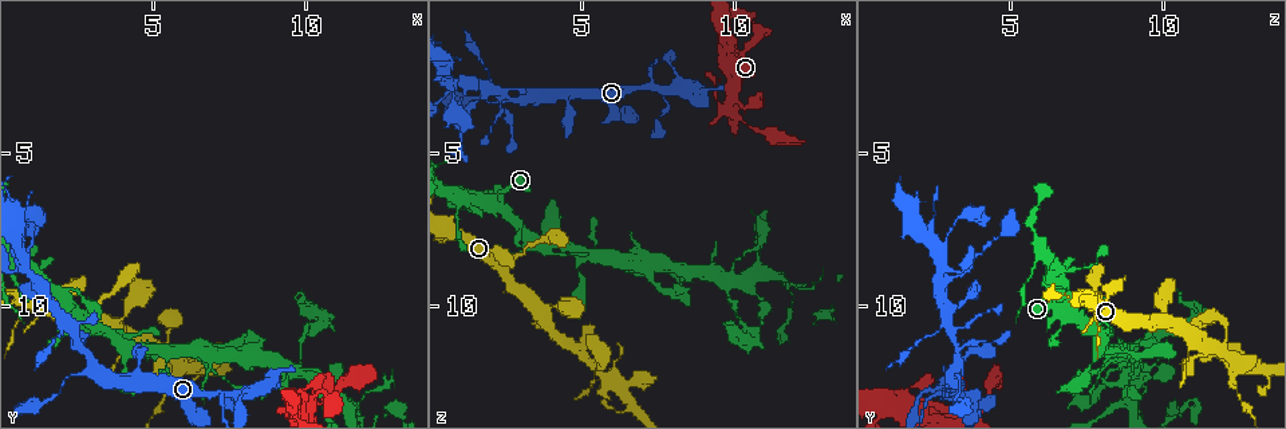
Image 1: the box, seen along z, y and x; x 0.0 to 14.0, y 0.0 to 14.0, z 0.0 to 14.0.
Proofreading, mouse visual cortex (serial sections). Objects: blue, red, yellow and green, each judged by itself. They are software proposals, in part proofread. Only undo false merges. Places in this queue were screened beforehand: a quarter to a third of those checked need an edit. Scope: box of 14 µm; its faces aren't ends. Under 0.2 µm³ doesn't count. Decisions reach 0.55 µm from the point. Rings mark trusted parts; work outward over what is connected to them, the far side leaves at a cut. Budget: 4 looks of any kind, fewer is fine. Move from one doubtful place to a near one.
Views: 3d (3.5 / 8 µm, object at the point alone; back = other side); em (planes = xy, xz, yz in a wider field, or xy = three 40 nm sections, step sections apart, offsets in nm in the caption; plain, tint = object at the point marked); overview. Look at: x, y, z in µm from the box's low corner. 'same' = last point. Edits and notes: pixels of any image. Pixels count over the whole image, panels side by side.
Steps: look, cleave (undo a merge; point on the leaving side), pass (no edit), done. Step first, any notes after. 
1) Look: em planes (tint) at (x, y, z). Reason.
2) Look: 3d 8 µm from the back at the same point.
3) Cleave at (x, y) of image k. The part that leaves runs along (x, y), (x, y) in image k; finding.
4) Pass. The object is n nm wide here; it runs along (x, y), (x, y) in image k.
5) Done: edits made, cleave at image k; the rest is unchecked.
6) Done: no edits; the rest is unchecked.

Look: em xy step 5 (tint) at (7.1, 12.8, 2.8). Sudden change in width.

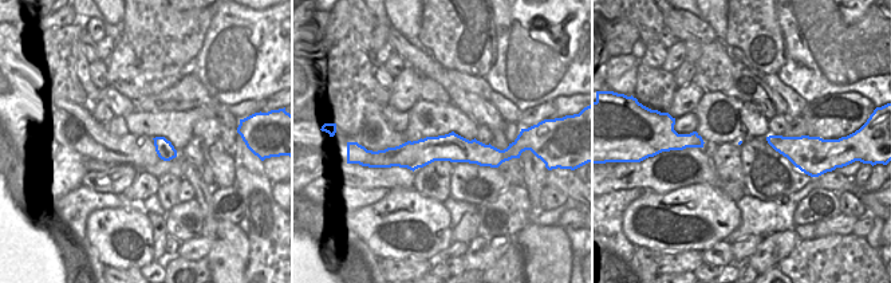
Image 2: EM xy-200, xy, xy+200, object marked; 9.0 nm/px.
Look: 3d 3.5 µm at the same point.

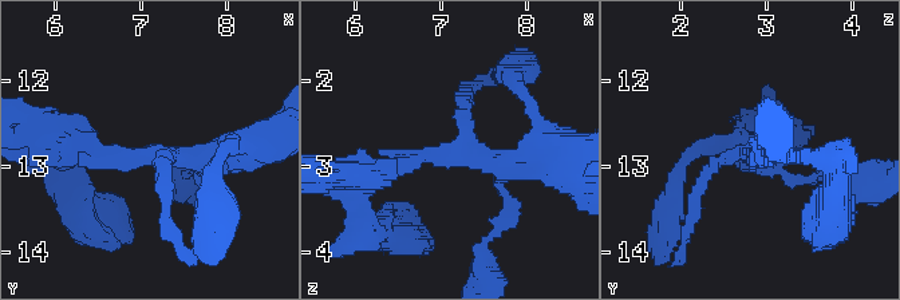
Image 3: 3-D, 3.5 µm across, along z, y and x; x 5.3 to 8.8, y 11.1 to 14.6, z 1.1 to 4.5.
Pass. The arms are 150, 250, 300 nm wide; it runs along (354, 172), (539, 152) in image 3; one cell here.

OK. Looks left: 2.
Look: 3d 3.5 µm at (9.8, 11.6, 9.8). Thin neck.

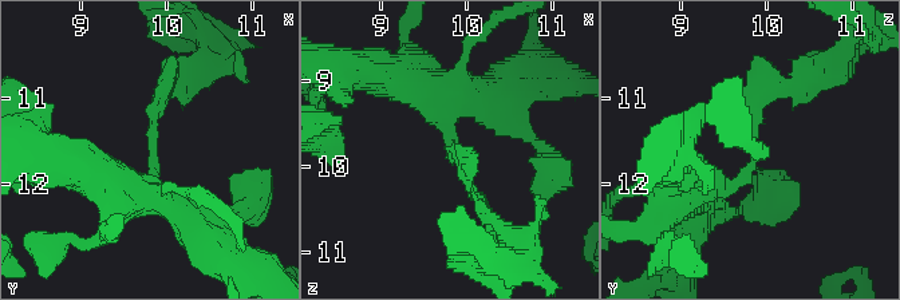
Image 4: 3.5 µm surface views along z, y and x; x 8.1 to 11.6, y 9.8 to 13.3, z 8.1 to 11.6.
Look: em planes (tint) at (9.80, 11.60, 9.80). The arms are 200, 350 nm wide; shape alone is not enough.

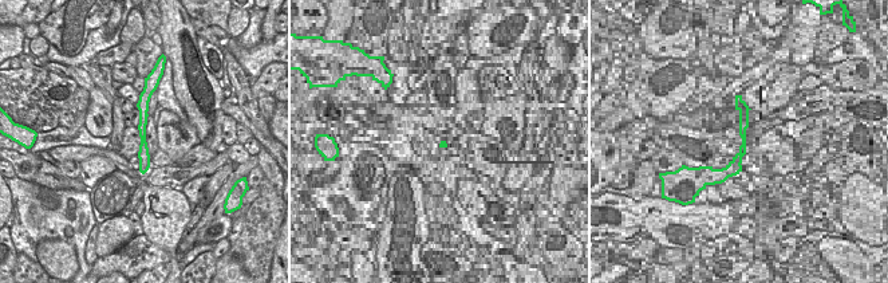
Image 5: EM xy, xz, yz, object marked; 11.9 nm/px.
Cleave at (153, 126) of image 4. The part that leaves runs along (152, 173), (156, 99), (176, 83) in image 4; a second cell is stuck on.

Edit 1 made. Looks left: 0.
Done: edits made, cleave at image 4; the rest is unchecked.

